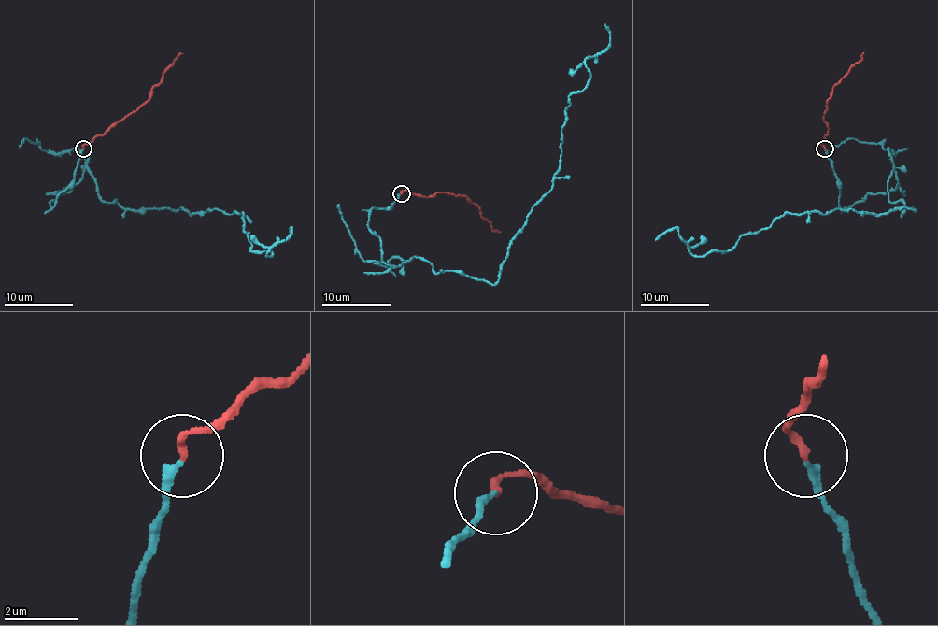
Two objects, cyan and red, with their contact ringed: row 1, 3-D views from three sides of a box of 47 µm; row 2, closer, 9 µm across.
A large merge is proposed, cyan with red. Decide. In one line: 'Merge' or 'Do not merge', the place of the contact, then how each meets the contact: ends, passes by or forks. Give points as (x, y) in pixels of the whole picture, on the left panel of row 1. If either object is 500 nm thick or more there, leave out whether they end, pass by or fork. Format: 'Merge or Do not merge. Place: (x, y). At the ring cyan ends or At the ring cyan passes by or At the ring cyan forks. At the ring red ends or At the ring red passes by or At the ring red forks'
Do not merge. Place: (83, 149). At the ring cyan ends. At the ring red ends

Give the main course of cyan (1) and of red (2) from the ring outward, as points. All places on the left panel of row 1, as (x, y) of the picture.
1: (82, 149), (51, 208), (86, 169), (105, 202), (243, 214), (250, 250), (267, 255), (291, 228), (287, 240)
2: (82, 149), (147, 100), (173, 62), (183, 53)

